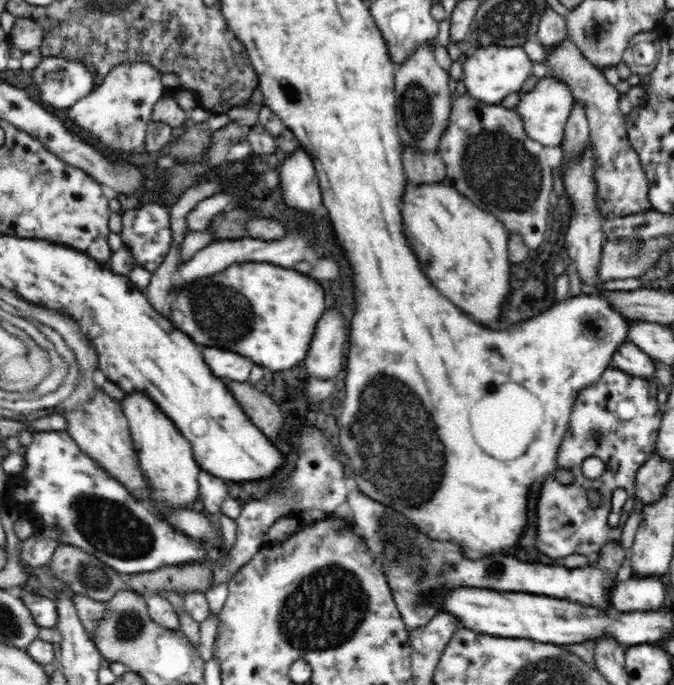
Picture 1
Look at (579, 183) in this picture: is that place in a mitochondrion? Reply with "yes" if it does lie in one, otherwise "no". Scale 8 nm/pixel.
no

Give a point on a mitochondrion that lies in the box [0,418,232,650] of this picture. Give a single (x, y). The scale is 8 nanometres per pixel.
(110, 526)

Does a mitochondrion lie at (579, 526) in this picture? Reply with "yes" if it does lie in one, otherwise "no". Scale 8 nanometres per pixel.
no

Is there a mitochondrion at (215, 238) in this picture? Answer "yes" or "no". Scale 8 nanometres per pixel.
no

